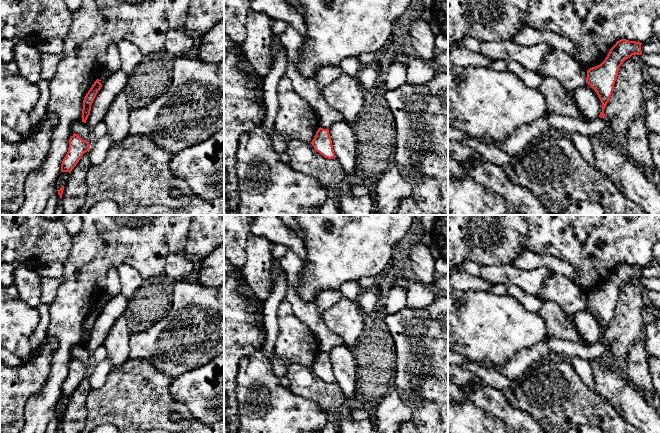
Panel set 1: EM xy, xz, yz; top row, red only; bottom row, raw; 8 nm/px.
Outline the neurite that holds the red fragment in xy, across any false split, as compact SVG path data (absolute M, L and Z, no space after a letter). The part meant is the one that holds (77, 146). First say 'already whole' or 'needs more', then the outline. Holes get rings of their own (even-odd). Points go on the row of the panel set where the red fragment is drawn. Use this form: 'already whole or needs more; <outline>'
already whole; M74 133L69 139L69 148L61 164L61 172L71 173L85 152L89 150L89 142Z

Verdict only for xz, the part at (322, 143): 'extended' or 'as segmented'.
as segmented

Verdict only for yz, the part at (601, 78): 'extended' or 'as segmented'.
as segmented

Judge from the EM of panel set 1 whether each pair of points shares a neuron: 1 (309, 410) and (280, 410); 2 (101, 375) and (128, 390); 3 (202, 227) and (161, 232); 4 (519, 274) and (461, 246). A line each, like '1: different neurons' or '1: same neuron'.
1: same neuron
2: different neurons
3: different neurons
4: different neurons

